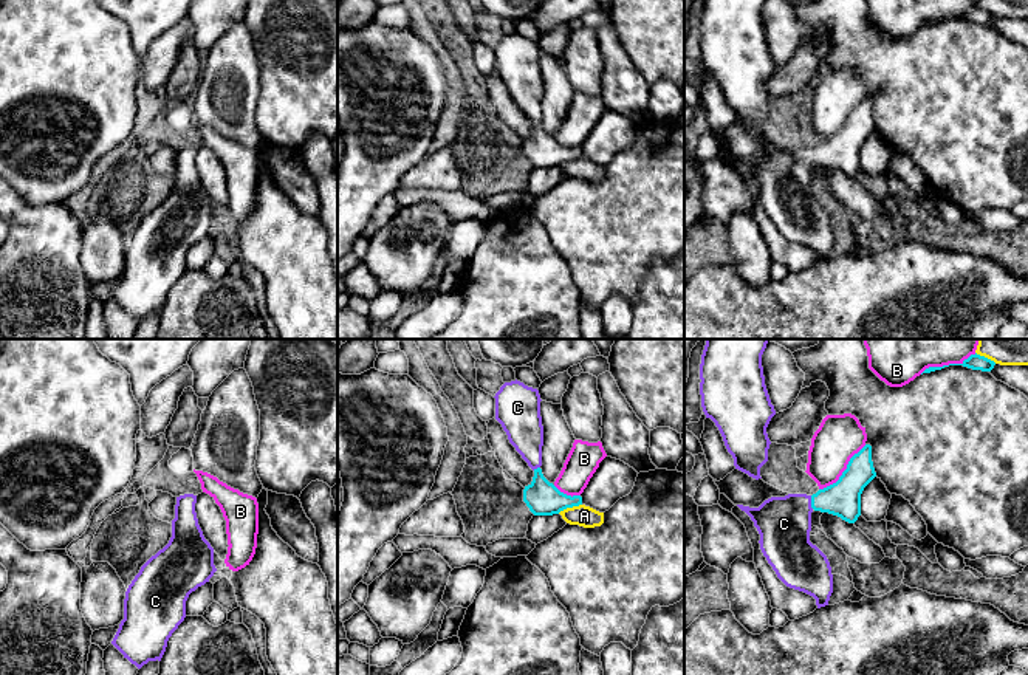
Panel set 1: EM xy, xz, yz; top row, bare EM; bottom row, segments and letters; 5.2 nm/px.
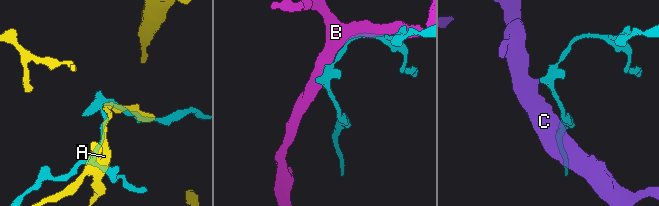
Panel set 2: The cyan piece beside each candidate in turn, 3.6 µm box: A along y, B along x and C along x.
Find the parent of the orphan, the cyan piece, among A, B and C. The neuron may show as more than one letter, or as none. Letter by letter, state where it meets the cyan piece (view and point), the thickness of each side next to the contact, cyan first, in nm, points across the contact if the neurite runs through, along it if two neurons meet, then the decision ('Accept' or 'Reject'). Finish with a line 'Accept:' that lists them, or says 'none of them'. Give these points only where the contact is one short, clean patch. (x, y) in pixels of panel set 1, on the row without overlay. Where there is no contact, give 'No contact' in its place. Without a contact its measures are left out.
A: Touches cyan at xz (568, 160). Thickness 180 nm (cyan) against 110 nm. Reject
B: Touches cyan at yz (844, 124). Thickness 190 nm (cyan) against 240 nm. Reject
C: Touches cyan at yz (812, 155). Thickness 190 nm (cyan) against 280 nm. Path across: yz (842, 152), (812, 155), (802, 158), (784, 177). Accept
Accept: C

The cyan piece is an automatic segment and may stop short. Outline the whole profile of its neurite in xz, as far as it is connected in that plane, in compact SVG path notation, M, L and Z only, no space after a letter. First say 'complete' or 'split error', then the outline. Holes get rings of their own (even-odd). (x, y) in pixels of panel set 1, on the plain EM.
split error | M520 34L505 36L495 46L495 73L509 96L534 124L533 135L523 142L523 155L534 169L553 169L582 158L581 149L567 149L542 127L543 79L537 42Z

